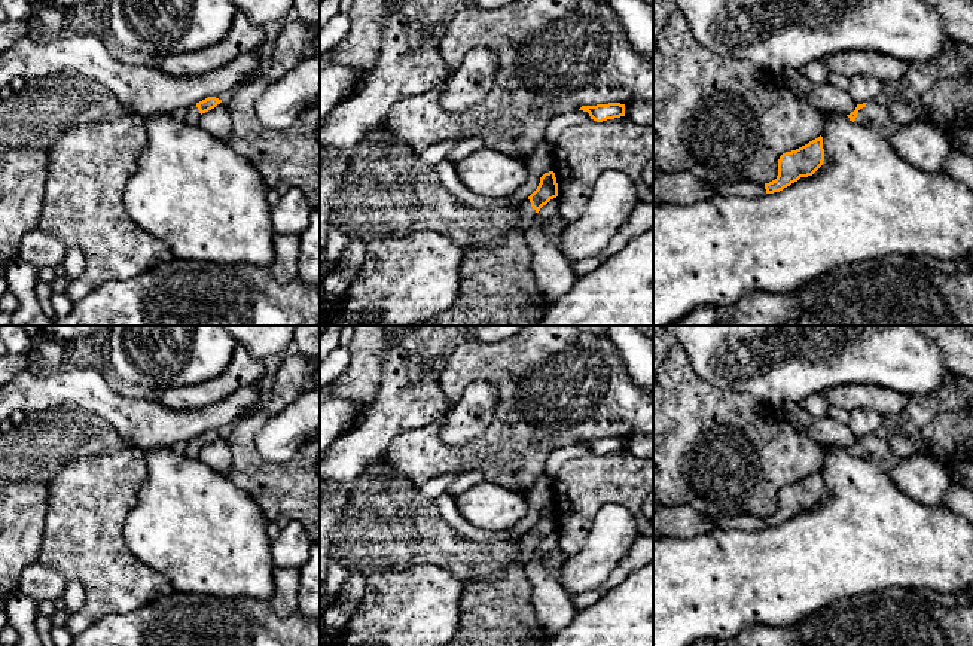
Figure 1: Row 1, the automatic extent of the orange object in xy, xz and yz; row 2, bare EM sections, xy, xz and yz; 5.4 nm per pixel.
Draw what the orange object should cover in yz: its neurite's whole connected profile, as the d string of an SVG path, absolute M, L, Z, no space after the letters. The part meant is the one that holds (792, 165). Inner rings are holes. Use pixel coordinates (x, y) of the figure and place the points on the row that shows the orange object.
M823 137L808 144L786 152L778 159L778 176L775 180L765 183L766 194L780 192L800 177L812 176L824 161Z

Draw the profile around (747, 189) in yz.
M754 182L707 183L717 195L756 198L766 194L765 185Z

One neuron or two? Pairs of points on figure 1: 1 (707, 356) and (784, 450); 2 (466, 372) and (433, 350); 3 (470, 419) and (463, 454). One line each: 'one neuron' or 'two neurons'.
1: two neurons
2: two neurons
3: two neurons

